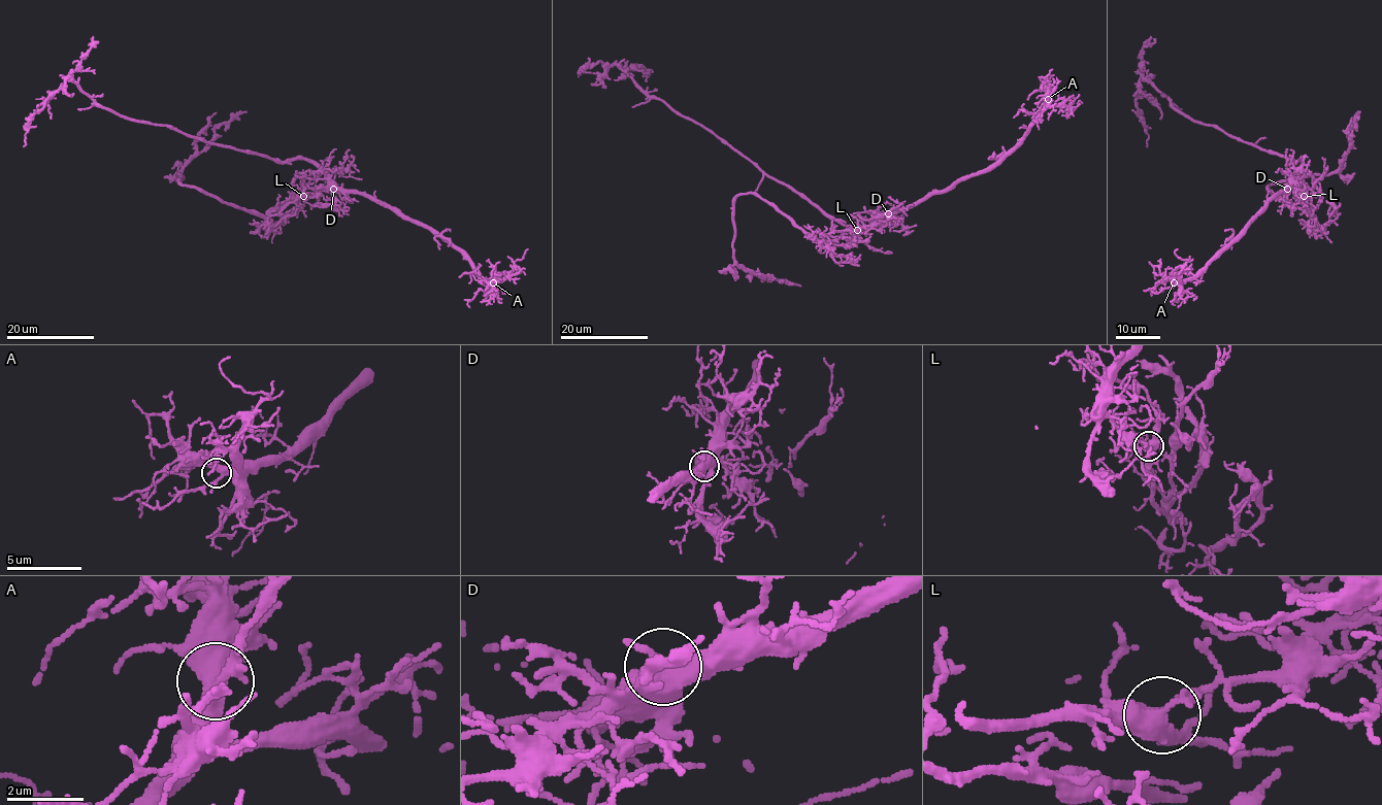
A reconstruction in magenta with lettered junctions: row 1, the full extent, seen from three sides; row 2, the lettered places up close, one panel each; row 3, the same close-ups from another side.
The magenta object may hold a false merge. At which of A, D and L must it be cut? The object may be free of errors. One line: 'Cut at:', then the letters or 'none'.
Cut at: L

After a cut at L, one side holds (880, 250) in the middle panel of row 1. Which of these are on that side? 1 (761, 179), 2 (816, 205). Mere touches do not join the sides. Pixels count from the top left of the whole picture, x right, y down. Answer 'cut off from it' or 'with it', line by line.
1: cut off from it
2: cut off from it

